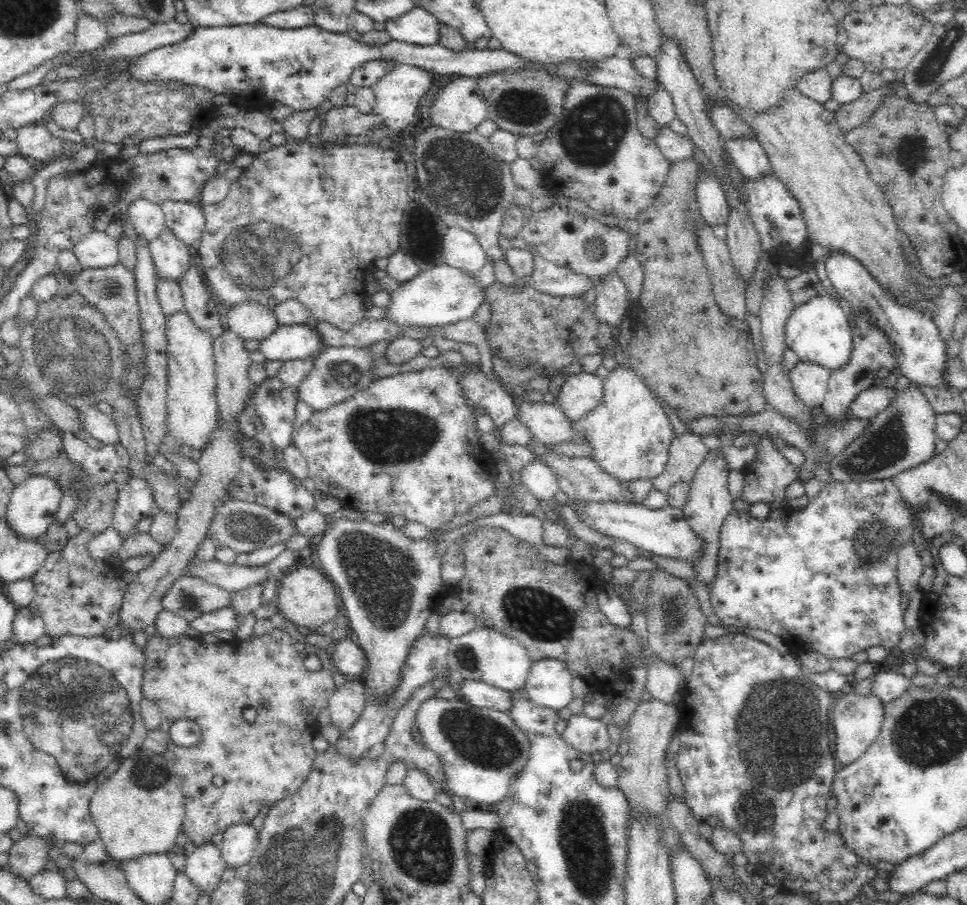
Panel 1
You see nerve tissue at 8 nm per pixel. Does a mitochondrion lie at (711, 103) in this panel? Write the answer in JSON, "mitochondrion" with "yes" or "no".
{"mitochondrion":"no"}

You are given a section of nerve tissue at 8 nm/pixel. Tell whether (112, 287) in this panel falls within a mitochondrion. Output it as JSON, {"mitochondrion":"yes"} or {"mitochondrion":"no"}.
{"mitochondrion":"yes"}

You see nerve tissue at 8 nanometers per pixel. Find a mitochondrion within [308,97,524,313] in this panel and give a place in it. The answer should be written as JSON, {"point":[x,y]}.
{"point":[464,178]}

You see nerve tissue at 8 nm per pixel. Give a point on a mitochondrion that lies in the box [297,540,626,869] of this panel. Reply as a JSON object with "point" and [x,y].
{"point":[482,741]}

